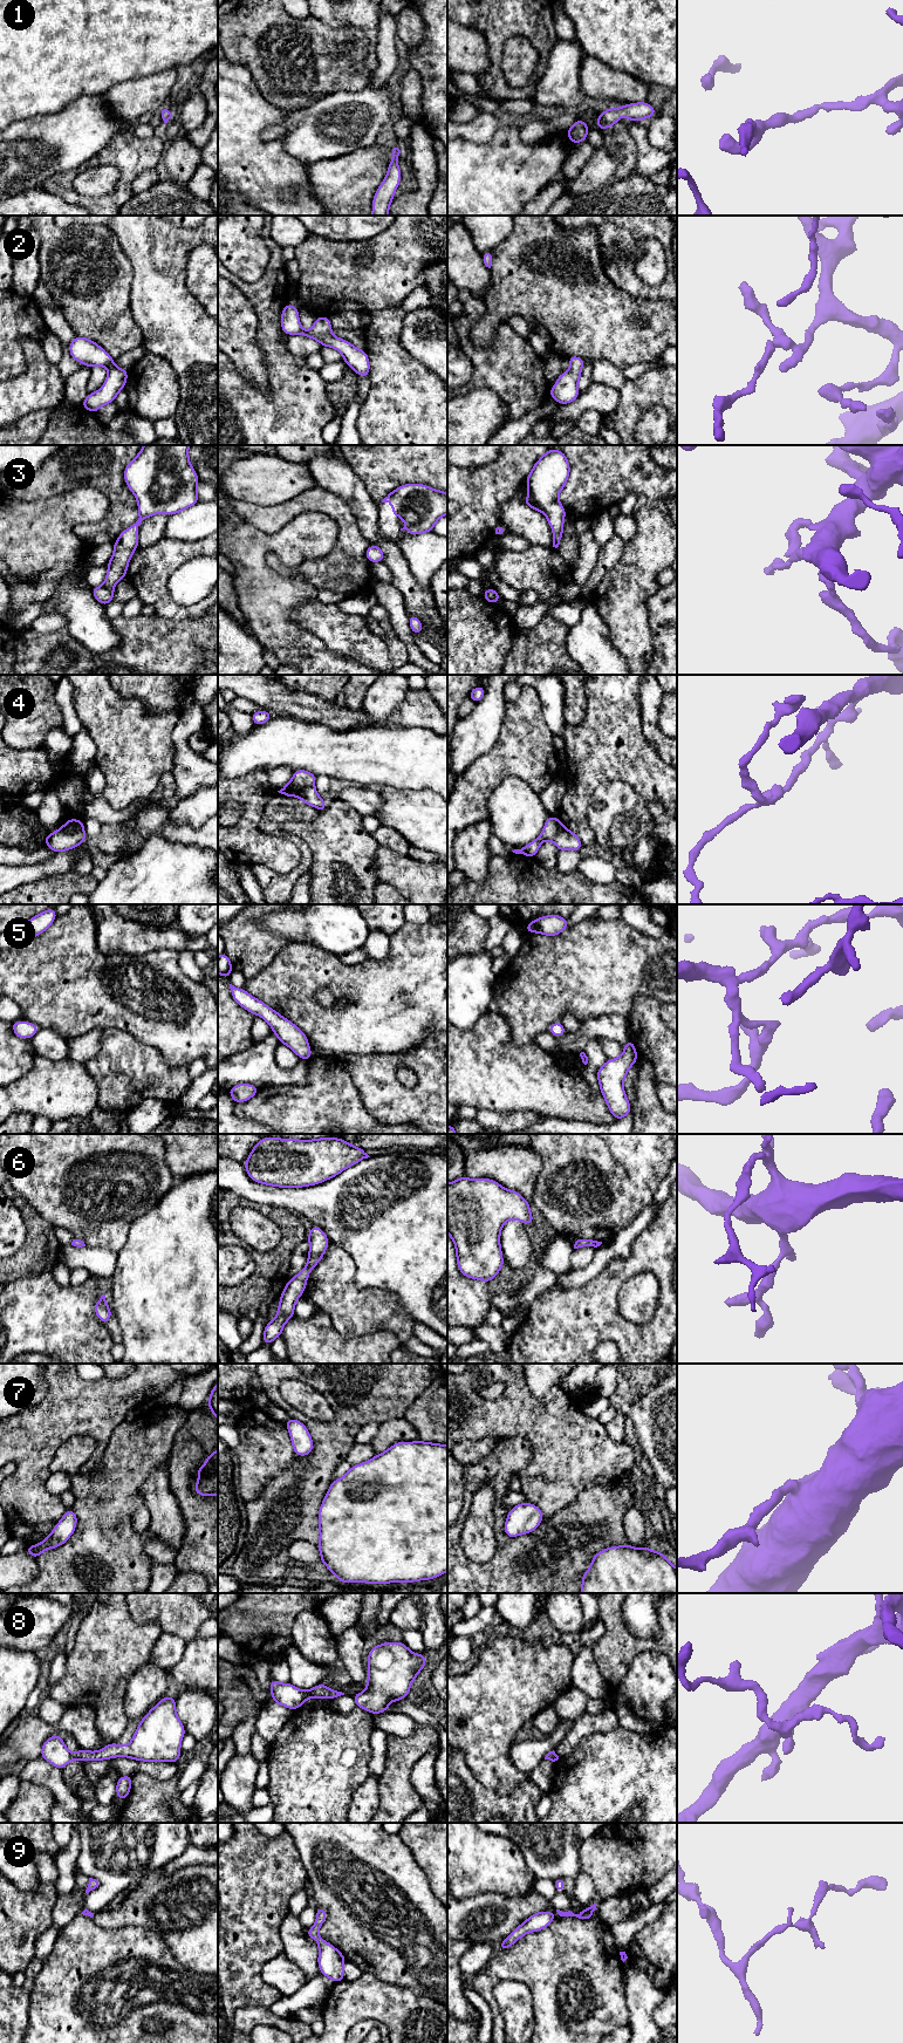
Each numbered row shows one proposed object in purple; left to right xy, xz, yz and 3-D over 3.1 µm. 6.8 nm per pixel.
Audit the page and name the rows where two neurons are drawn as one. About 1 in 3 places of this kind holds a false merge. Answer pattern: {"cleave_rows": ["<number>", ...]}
{"cleave_rows": ["4"]}

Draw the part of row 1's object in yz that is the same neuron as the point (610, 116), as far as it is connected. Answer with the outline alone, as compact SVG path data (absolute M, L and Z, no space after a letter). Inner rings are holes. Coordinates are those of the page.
M647 102L631 103L615 109L609 107L604 112L598 114L596 127L601 130L606 130L611 125L618 123L618 118L624 116L637 123L642 118L652 118L656 109Z

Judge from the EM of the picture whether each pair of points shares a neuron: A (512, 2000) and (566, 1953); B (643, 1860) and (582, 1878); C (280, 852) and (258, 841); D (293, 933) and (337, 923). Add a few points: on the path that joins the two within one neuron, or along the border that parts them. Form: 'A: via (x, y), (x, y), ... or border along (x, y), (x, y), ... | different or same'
A: border along (500, 1980), (520, 1981), (529, 1990), (533, 2014) | different
B: border along (581, 1870), (590, 1877), (596, 1900) | different
C: via (274, 852), (267, 851), (264, 847) | same
D: via (303, 923), (327, 923) | same

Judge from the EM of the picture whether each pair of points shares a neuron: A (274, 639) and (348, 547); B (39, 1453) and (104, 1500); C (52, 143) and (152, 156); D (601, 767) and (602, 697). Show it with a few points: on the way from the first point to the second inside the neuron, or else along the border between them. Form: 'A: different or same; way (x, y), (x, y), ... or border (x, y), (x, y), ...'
A: different; border (292, 574), (303, 576), (317, 589)
B: different; border (68, 1439), (59, 1447), (50, 1462), (50, 1471)
C: different; border (108, 142), (96, 154), (79, 165)
D: same; way (601, 750), (602, 715)

